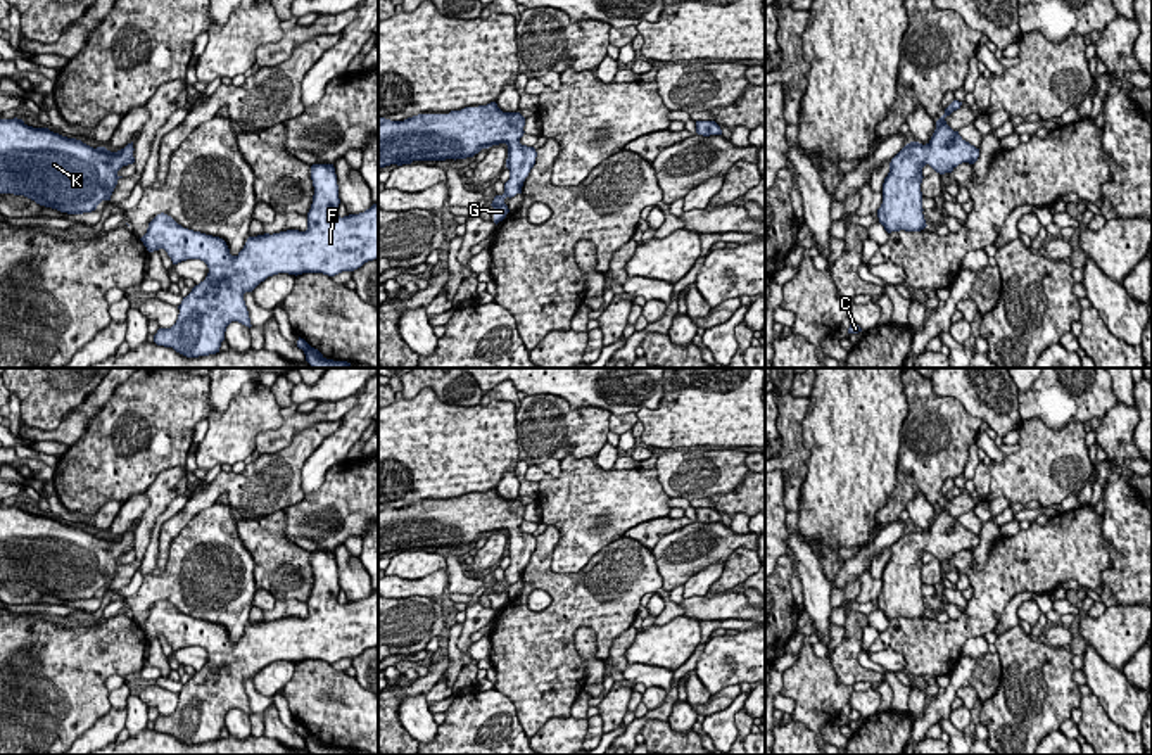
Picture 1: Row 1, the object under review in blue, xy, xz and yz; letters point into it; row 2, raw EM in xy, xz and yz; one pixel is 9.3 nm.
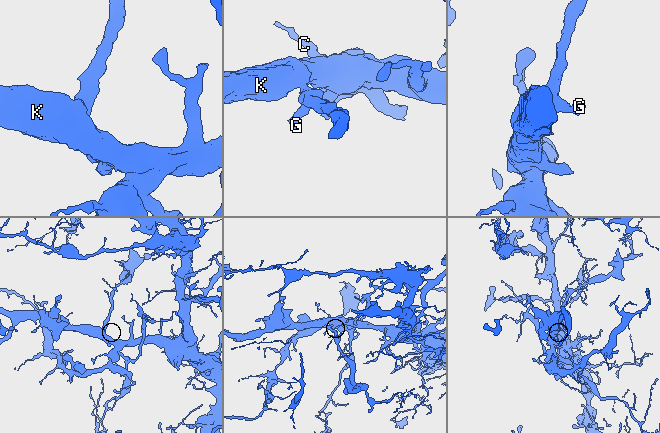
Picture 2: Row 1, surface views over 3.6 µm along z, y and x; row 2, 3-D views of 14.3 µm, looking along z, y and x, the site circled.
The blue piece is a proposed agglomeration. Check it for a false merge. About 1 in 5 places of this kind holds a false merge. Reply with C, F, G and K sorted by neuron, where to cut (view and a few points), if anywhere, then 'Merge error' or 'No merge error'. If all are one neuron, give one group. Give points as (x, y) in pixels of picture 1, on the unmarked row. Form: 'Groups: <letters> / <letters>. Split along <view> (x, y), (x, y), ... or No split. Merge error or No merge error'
Groups: C F G K. No split. No merge error

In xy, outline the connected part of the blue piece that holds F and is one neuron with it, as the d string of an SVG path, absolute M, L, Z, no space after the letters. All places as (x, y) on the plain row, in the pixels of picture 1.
M313 551L311 567L314 582L307 617L249 624L237 643L230 641L223 625L183 615L164 600L149 610L140 625L149 639L164 636L173 651L200 646L209 655L206 667L178 693L176 710L157 717L157 733L173 734L187 745L216 741L231 708L252 714L244 681L252 679L268 663L335 663L378 646L378 591L340 605L333 551Z

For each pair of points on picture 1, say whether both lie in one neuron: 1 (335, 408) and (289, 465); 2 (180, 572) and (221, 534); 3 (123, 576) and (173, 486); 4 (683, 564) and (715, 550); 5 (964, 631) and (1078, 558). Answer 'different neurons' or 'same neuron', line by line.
1: different neurons
2: same neuron
3: same neuron
4: same neuron
5: same neuron

